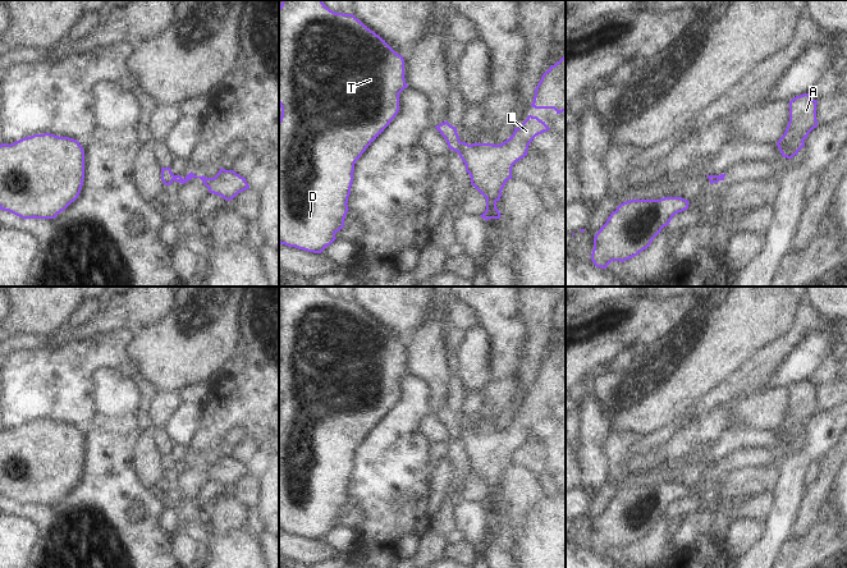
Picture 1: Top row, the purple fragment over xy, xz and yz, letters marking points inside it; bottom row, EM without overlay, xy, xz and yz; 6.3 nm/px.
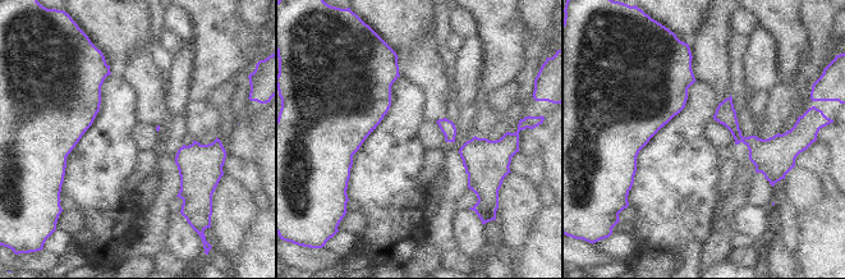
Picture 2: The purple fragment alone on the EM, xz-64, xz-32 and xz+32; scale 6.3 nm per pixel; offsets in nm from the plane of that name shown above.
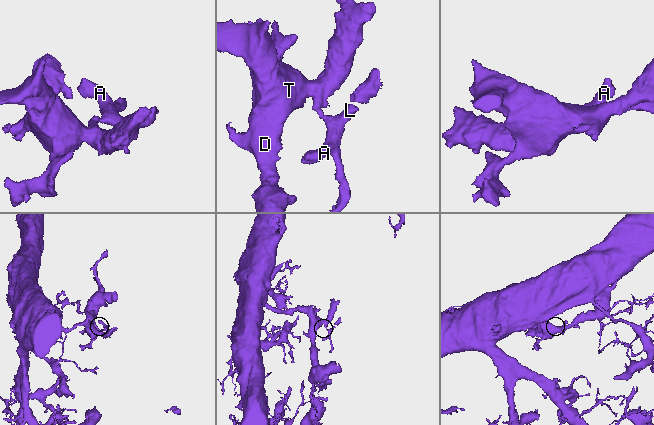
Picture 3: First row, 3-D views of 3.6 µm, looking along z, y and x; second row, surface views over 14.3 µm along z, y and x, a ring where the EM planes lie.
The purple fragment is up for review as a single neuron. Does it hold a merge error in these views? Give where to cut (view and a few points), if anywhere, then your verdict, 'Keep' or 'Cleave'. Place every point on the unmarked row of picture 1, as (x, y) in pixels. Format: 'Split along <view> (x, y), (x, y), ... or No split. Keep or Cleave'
Split along xz (461, 429), (457, 438). Cleave.

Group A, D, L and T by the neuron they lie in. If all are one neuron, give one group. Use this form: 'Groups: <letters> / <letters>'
Groups: A L / D T.

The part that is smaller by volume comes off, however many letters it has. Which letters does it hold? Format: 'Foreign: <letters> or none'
Foreign: A, L

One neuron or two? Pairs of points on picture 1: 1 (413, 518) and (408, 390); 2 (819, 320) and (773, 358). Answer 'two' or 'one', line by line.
1: one
2: one

